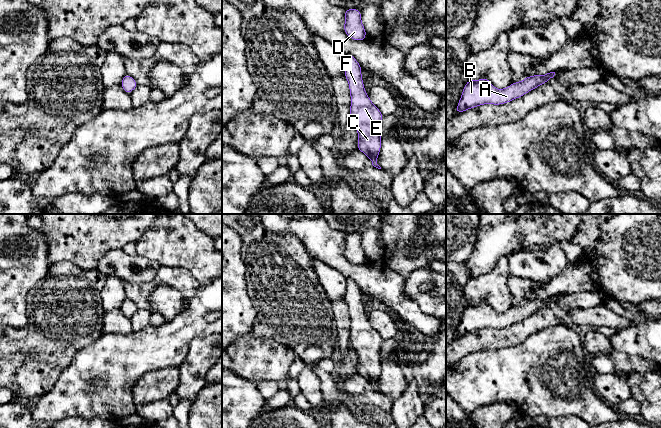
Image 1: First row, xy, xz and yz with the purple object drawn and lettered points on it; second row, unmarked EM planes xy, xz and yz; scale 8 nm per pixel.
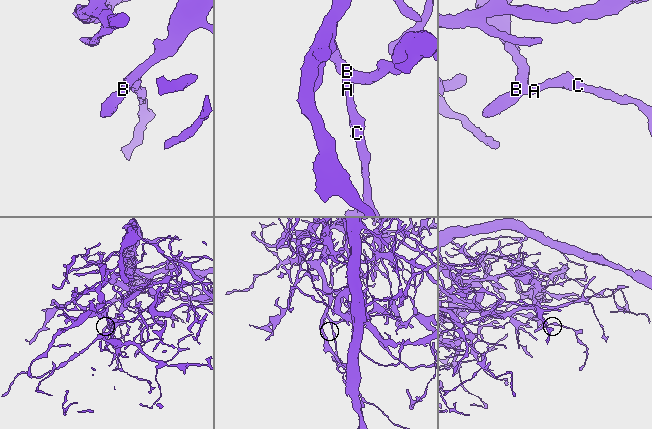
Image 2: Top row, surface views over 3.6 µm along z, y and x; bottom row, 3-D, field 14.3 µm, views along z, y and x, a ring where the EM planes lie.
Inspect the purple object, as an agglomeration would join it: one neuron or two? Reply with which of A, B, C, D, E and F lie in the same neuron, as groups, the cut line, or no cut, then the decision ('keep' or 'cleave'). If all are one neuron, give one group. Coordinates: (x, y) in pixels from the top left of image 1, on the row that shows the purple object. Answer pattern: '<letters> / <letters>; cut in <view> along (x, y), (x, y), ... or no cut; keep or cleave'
A B C D E F; no cut; keep

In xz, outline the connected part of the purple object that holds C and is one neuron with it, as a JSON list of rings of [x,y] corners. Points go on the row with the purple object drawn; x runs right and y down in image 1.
[[[346,53],[345,77],[349,84],[350,116],[358,132],[358,150],[364,153],[378,169],[377,157],[381,150],[380,124],[383,114],[365,92],[361,65],[354,56]]]

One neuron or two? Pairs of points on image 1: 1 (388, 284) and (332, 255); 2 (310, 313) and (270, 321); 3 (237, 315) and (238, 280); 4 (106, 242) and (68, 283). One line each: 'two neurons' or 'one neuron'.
1: one neuron
2: one neuron
3: one neuron
4: two neurons

